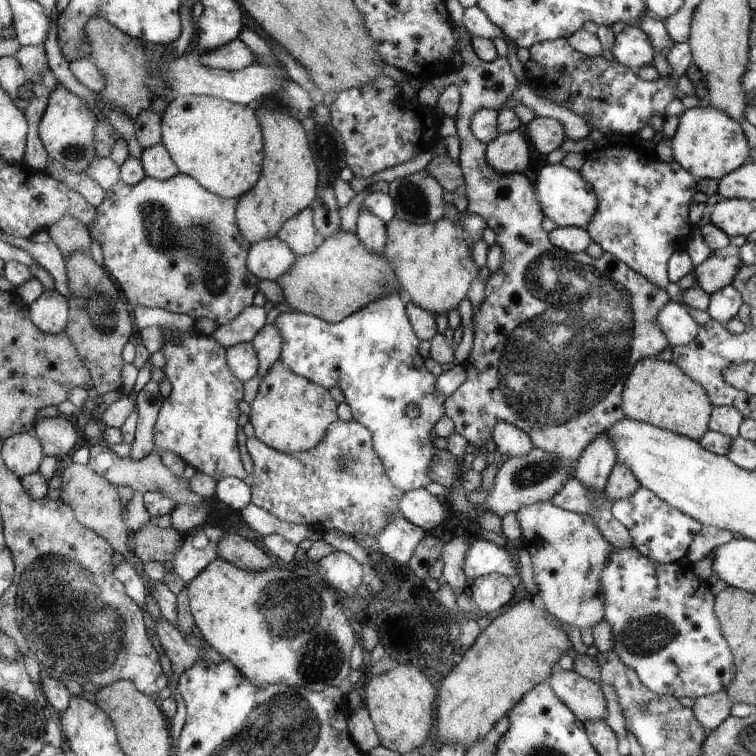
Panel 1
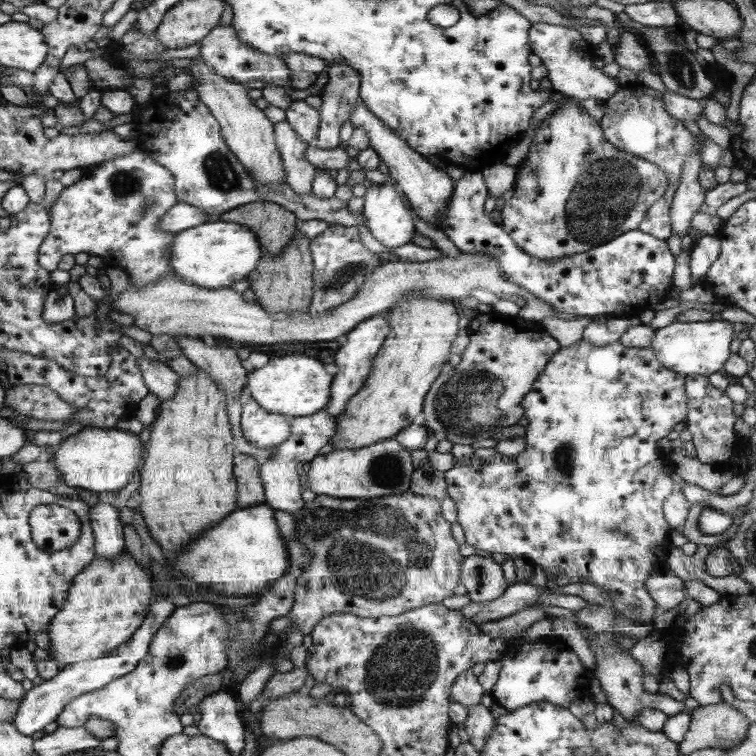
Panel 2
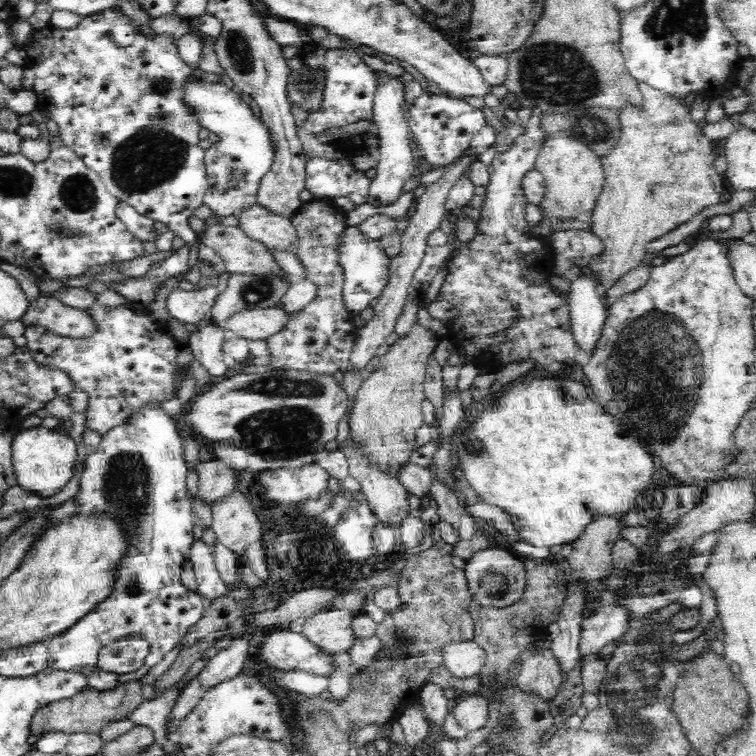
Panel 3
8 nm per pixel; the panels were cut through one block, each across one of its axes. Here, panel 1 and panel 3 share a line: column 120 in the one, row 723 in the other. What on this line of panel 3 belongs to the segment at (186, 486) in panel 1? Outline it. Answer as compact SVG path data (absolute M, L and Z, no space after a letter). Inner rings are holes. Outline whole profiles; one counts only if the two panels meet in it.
M469 694L458 698L452 714L462 729L474 732L481 729L486 723L489 715L489 701L482 695Z

